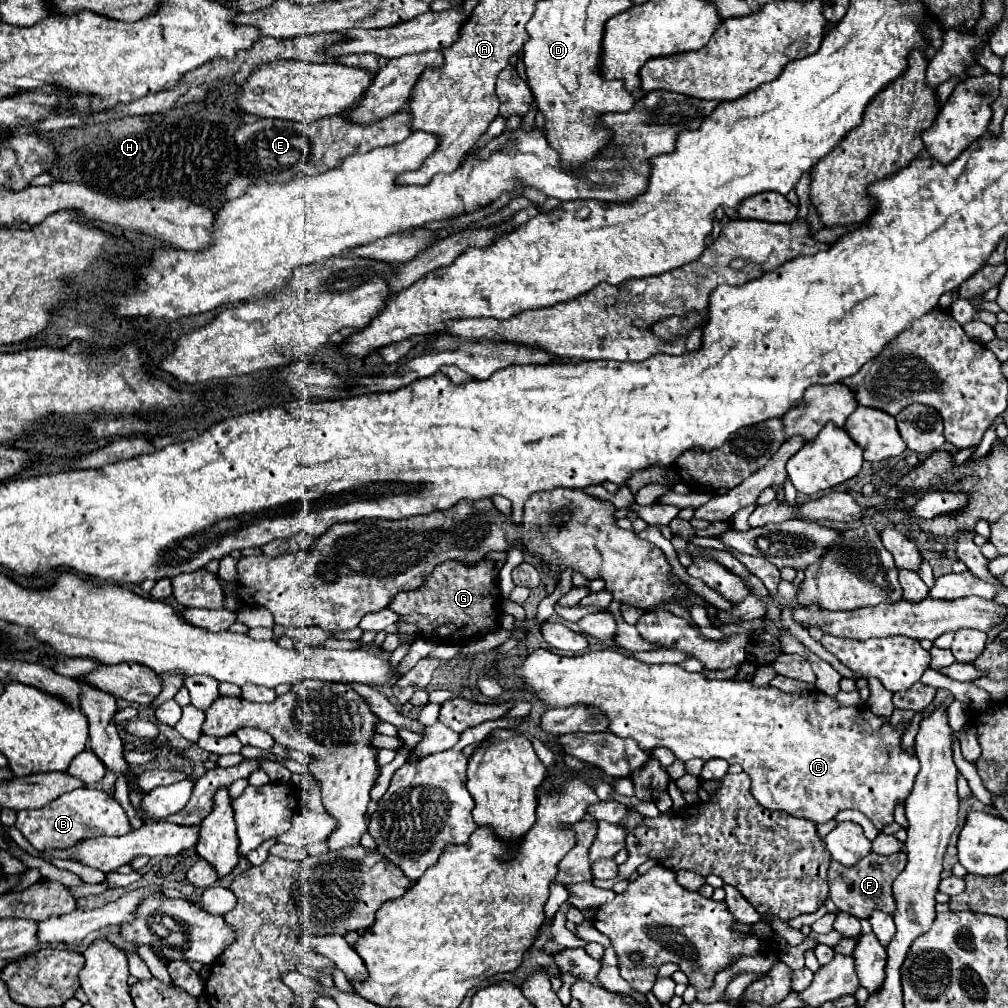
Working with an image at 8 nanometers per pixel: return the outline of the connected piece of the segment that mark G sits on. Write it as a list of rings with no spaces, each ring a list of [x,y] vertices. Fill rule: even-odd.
[[[482,558],[472,566],[454,560],[438,564],[420,588],[396,594],[388,608],[400,616],[398,634],[404,644],[414,642],[416,636],[442,644],[458,644],[490,630],[498,632],[500,602],[502,592],[496,578],[496,564],[494,560]]]

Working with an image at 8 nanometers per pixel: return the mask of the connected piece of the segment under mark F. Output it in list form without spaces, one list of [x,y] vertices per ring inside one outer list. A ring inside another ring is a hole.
[[[870,852],[856,866],[850,866],[850,868],[840,866],[840,862],[832,860],[830,870],[828,870],[830,900],[836,904],[838,910],[850,912],[856,918],[870,918],[874,910],[882,910],[882,912],[894,916],[896,902],[894,902],[892,884],[896,880],[896,876],[904,870],[904,866],[906,866],[904,852],[896,852],[892,856],[880,856],[880,854]]]

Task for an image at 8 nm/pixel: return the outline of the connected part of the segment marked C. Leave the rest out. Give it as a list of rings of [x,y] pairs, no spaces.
[[[538,648],[536,652],[532,652],[524,660],[522,658],[506,658],[506,660],[502,660],[498,664],[498,668],[500,668],[502,674],[516,674],[518,678],[522,678],[540,696],[540,700],[548,708],[564,708],[564,706],[574,706],[574,704],[596,706],[600,712],[604,712],[610,718],[610,732],[614,732],[616,736],[622,736],[622,738],[634,738],[642,750],[650,752],[654,748],[662,748],[664,746],[664,748],[672,750],[674,756],[678,760],[682,760],[682,762],[692,760],[692,758],[702,758],[702,760],[724,758],[730,764],[740,764],[744,768],[744,772],[752,780],[750,790],[752,790],[752,796],[758,800],[758,804],[762,804],[768,810],[784,810],[784,812],[788,812],[788,814],[792,814],[796,818],[806,818],[806,820],[812,820],[816,824],[828,822],[838,812],[852,808],[852,810],[862,812],[876,826],[876,830],[882,832],[888,824],[894,822],[894,808],[898,804],[904,804],[906,798],[910,796],[914,778],[916,778],[916,774],[920,770],[918,758],[902,748],[902,736],[908,730],[910,722],[892,726],[890,718],[880,718],[880,716],[872,714],[868,708],[862,710],[860,706],[848,706],[848,708],[846,706],[838,706],[838,702],[832,696],[826,696],[826,694],[816,692],[816,690],[810,690],[808,694],[798,696],[798,694],[784,694],[784,692],[780,692],[778,688],[772,688],[772,686],[754,686],[752,682],[708,680],[704,674],[694,674],[694,672],[684,670],[680,664],[646,664],[646,662],[640,662],[640,660],[636,660],[632,656],[624,656],[620,652],[614,652],[614,650],[598,650],[598,652],[588,652],[588,654],[582,654],[582,656],[568,658],[568,656],[558,656],[558,654],[552,654],[548,650]]]

